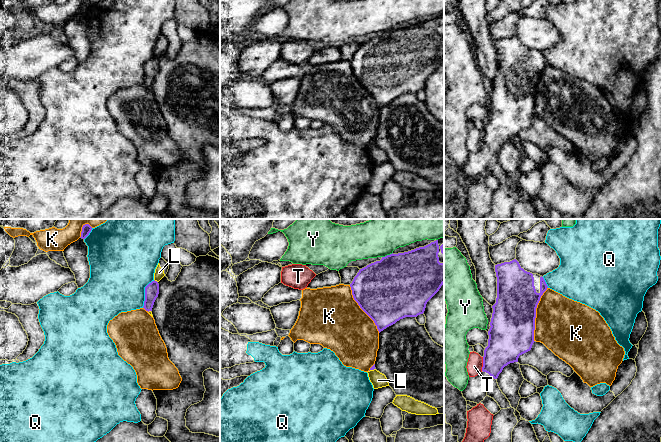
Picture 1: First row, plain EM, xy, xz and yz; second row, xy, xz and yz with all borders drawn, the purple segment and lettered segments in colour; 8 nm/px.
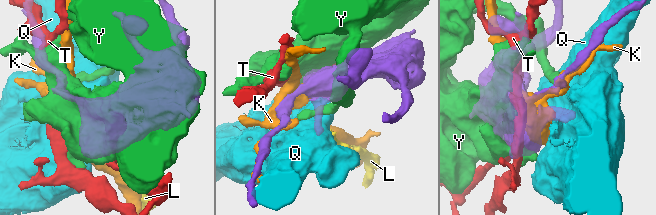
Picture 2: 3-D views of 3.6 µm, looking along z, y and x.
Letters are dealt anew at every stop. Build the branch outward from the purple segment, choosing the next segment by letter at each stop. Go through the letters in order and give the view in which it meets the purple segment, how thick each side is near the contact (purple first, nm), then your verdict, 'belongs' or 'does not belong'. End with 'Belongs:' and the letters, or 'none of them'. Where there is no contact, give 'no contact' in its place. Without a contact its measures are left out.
K: yz | 360/440 nm | does not belong
L: xy | 110/80 nm | does not belong
Q: xy | 110/460 nm | does not belong
T: yz | 300/130 nm | does not belong
Y: xz | 480/280 nm | does not belong
Belongs: none of them

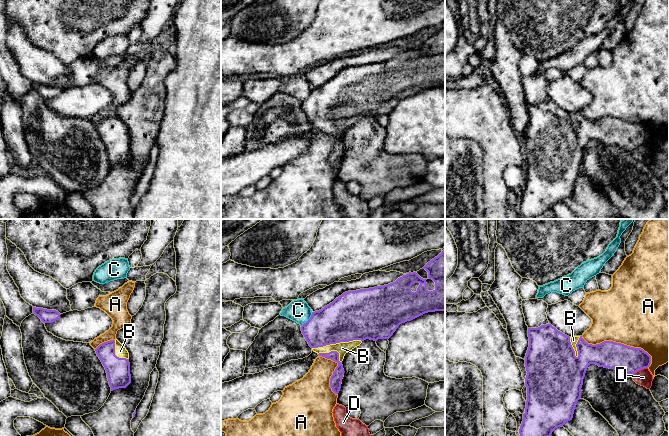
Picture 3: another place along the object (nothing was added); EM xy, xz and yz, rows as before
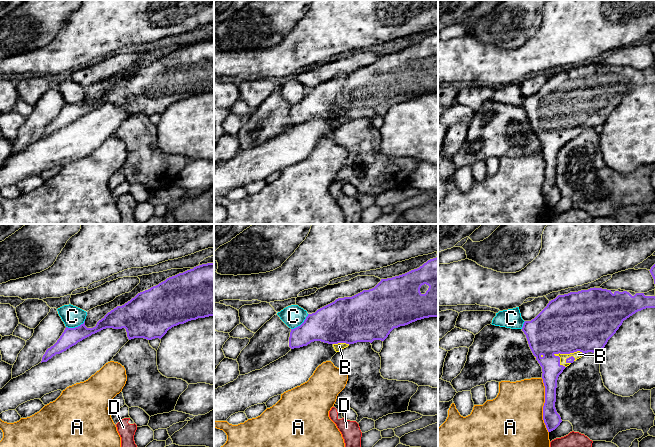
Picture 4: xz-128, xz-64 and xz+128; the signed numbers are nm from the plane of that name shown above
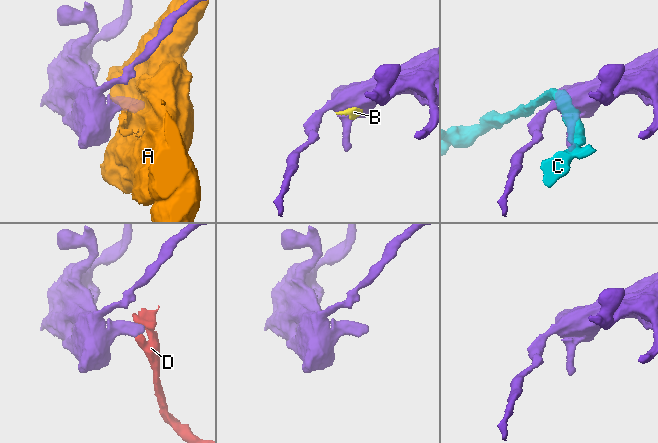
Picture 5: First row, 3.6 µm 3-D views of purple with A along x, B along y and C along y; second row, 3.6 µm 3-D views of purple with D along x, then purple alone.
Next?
A: yz | 220/500 nm | does not belong
B: xz | 380/100 nm | belongs
C: xz | 340/180 nm | does not belong
D: yz | 220/140 nm | does not belong
Belongs: B

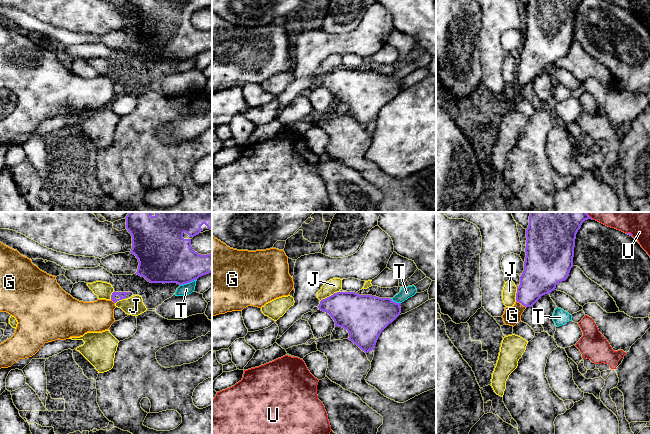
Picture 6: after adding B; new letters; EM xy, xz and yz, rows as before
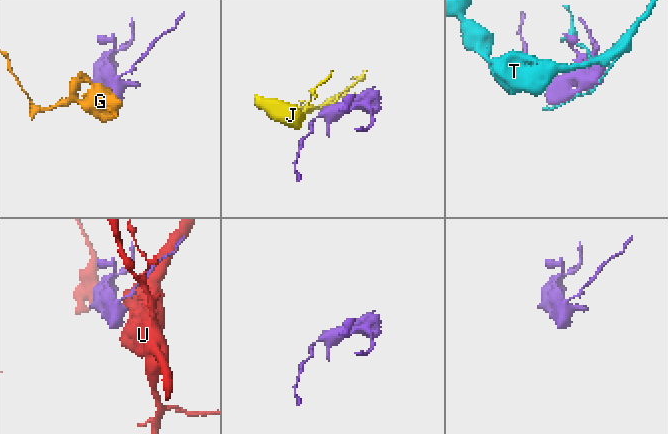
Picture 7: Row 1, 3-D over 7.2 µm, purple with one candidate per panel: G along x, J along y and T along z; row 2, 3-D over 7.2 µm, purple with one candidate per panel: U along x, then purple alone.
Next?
G: yz | 280/140 nm | belongs
J: xz | 300/120 nm | does not belong
T: xy | 400/90 nm | does not belong
U: yz | 20/140 nm | does not belong
Belongs: G

